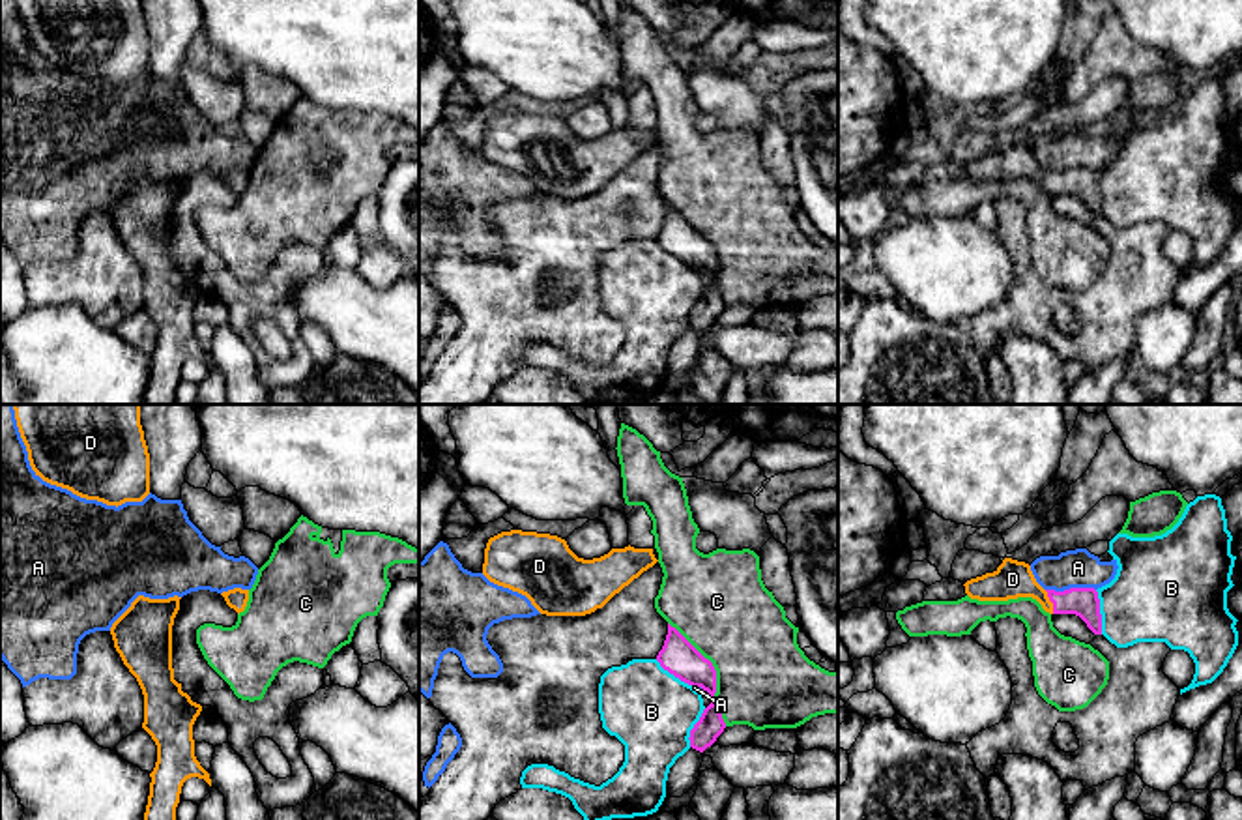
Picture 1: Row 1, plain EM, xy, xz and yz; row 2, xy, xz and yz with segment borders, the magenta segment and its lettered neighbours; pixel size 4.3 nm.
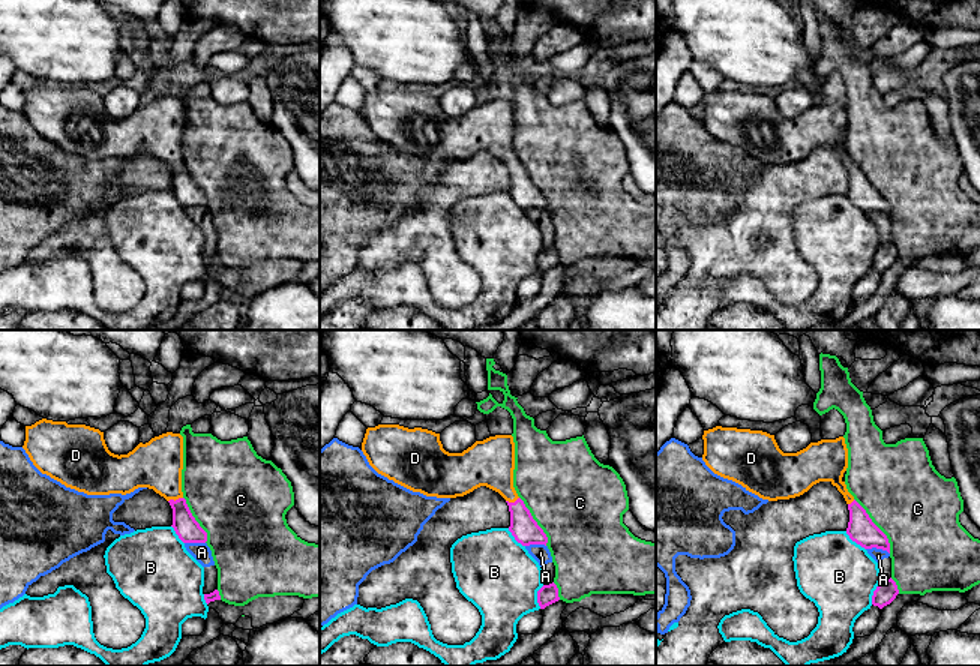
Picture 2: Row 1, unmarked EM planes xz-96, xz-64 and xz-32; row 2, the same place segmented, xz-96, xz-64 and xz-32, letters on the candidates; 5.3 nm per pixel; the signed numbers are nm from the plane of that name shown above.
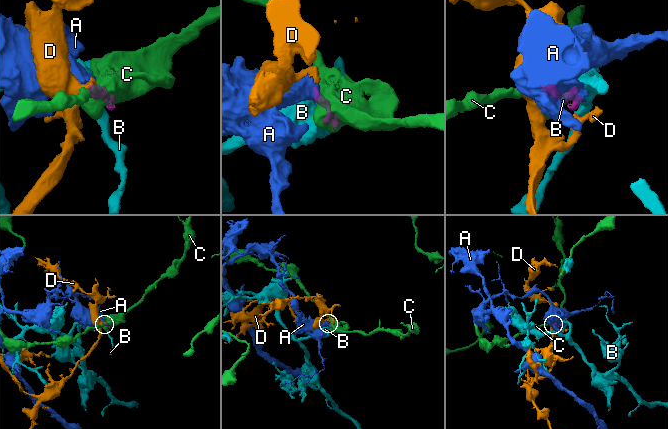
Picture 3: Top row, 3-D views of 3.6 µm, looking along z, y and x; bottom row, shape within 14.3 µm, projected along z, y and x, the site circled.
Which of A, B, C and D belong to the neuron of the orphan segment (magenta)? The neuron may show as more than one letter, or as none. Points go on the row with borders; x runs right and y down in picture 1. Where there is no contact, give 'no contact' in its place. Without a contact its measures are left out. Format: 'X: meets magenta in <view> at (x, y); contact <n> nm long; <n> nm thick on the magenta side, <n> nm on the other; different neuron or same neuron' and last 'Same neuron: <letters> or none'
A: meets magenta in yz at (1070, 588); contact 220 nm long; 130 nm thick on the magenta side, 160 nm on the other; different neuron
B: meets magenta in yz at (1098, 613); contact 190 nm long; 130 nm thick on the magenta side, 380 nm on the other; different neuron
C: meets magenta in xz at (715, 673); contact 500 nm long; 160 nm thick on the magenta side, 420 nm on the other; different neuron
D: meets magenta in yz at (1050, 600); contact 110 nm long; 130 nm thick on the magenta side, 160 nm on the other; same neuron
Same neuron: D

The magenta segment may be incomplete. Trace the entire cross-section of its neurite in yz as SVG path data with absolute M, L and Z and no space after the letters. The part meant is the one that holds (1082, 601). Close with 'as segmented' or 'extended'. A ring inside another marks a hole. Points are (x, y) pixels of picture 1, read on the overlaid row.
M1004 558L1003 564L965 584L965 593L978 601L1033 597L1049 614L1076 614L1094 635L1102 635L1100 599L1094 588L1044 590L1025 562Z; extended

